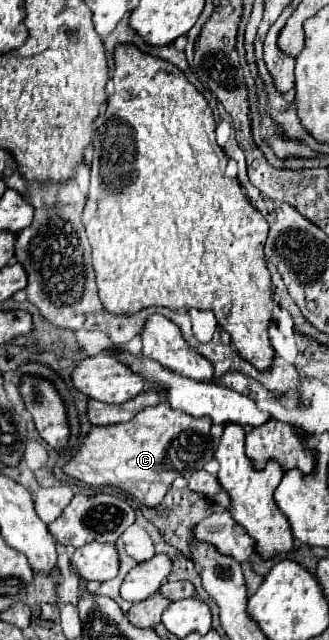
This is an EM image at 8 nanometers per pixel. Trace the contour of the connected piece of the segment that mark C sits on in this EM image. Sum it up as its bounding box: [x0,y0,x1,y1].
[64,403,214,507]

